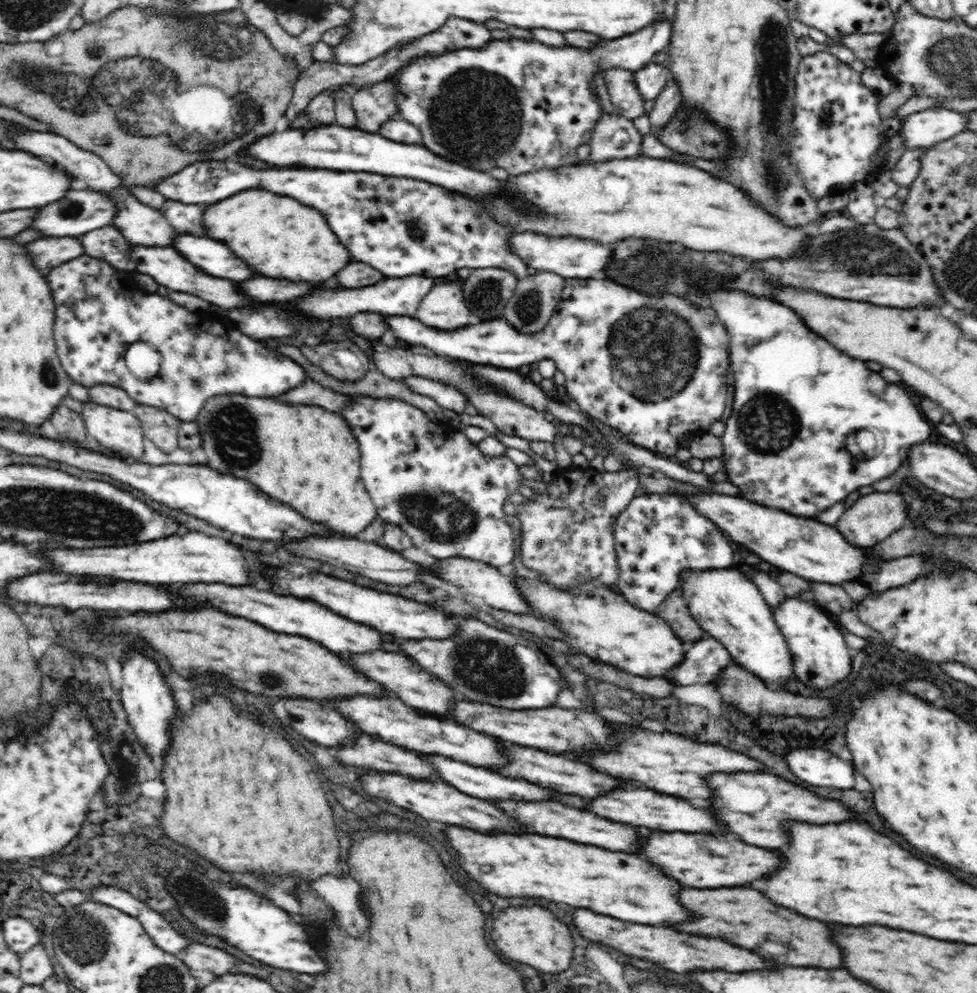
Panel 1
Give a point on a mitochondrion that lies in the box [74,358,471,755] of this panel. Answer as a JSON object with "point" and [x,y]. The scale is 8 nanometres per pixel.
{"point":[233,429]}

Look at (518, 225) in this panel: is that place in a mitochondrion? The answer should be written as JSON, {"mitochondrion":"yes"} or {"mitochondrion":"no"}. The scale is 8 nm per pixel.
{"mitochondrion":"no"}

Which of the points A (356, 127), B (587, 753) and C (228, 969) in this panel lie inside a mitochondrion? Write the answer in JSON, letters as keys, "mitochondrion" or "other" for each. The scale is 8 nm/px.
{"A":"other","B":"other","C":"other"}

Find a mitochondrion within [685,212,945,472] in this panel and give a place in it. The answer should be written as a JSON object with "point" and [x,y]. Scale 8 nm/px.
{"point":[876,255]}

